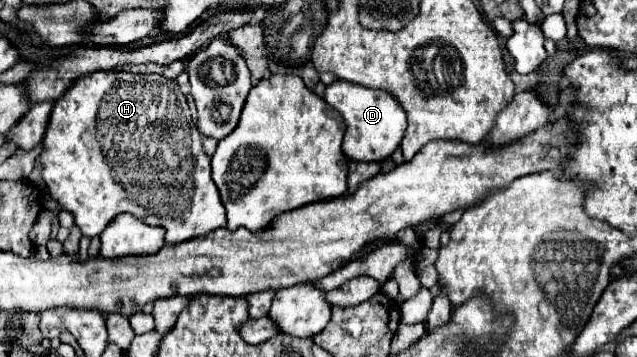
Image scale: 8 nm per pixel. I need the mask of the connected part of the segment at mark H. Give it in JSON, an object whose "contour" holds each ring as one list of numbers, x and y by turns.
{"contour":[[94,71,76,79,74,87,56,99,42,145,44,151,38,161,44,167,42,177,48,191,62,209,74,215,84,237,98,237,120,213,132,213,148,225,166,229,164,241,168,245,226,227,226,211,210,177,210,157,204,153,202,135,190,117,186,97,172,79,126,71]]}

